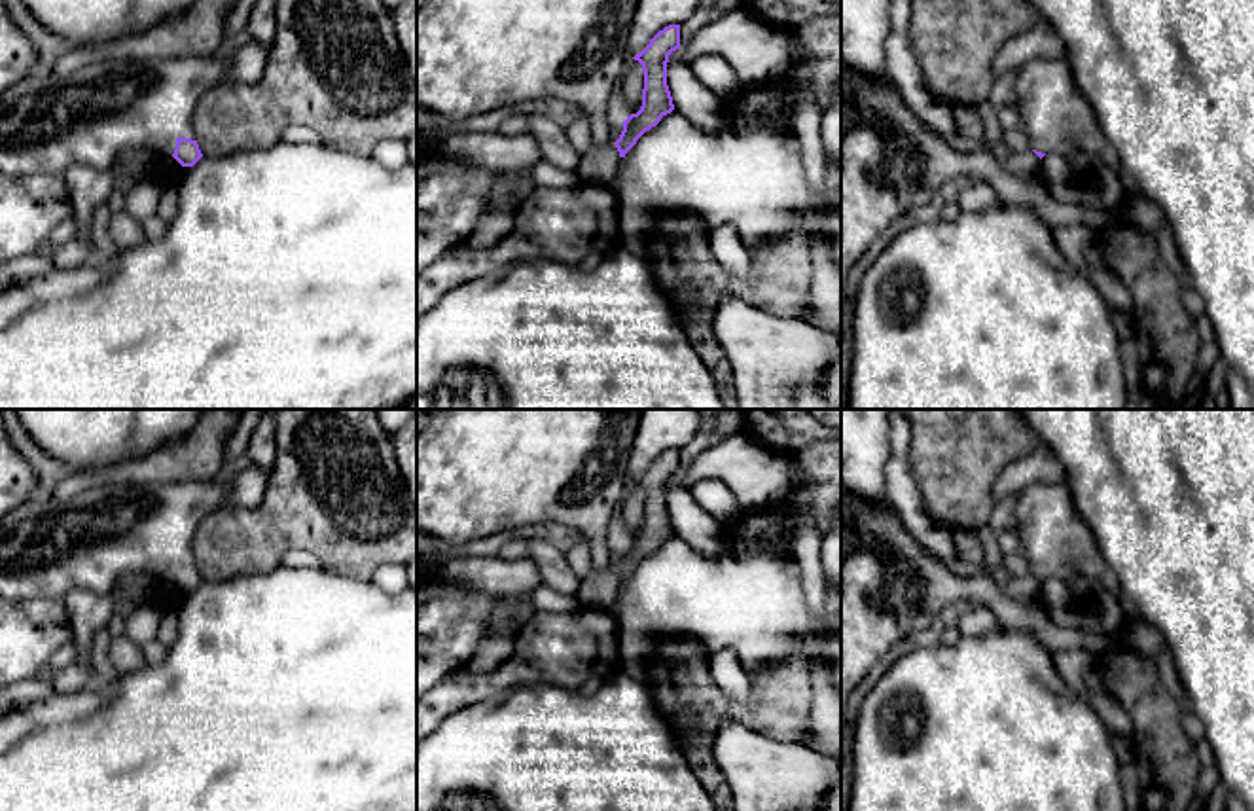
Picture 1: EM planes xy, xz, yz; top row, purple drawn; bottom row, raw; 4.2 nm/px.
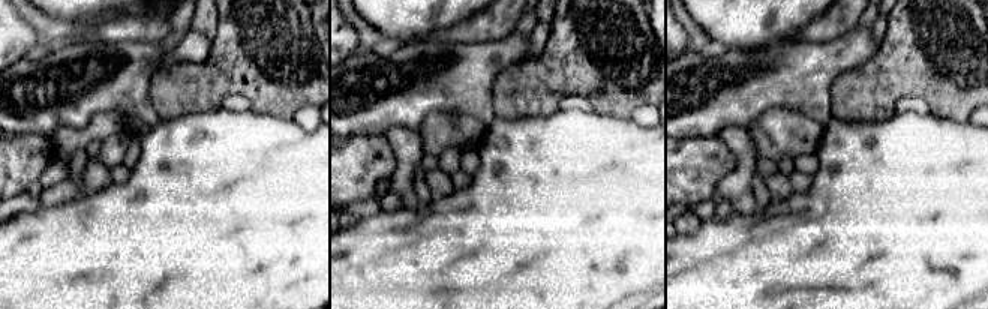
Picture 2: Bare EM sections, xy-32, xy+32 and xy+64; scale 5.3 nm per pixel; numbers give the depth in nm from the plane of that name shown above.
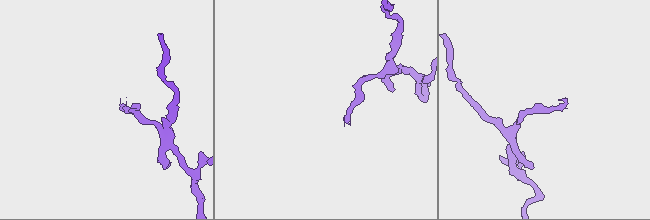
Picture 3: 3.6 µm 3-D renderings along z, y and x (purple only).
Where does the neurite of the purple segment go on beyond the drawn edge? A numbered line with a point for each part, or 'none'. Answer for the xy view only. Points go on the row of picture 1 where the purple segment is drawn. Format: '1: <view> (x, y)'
1: xy (48, 124)

